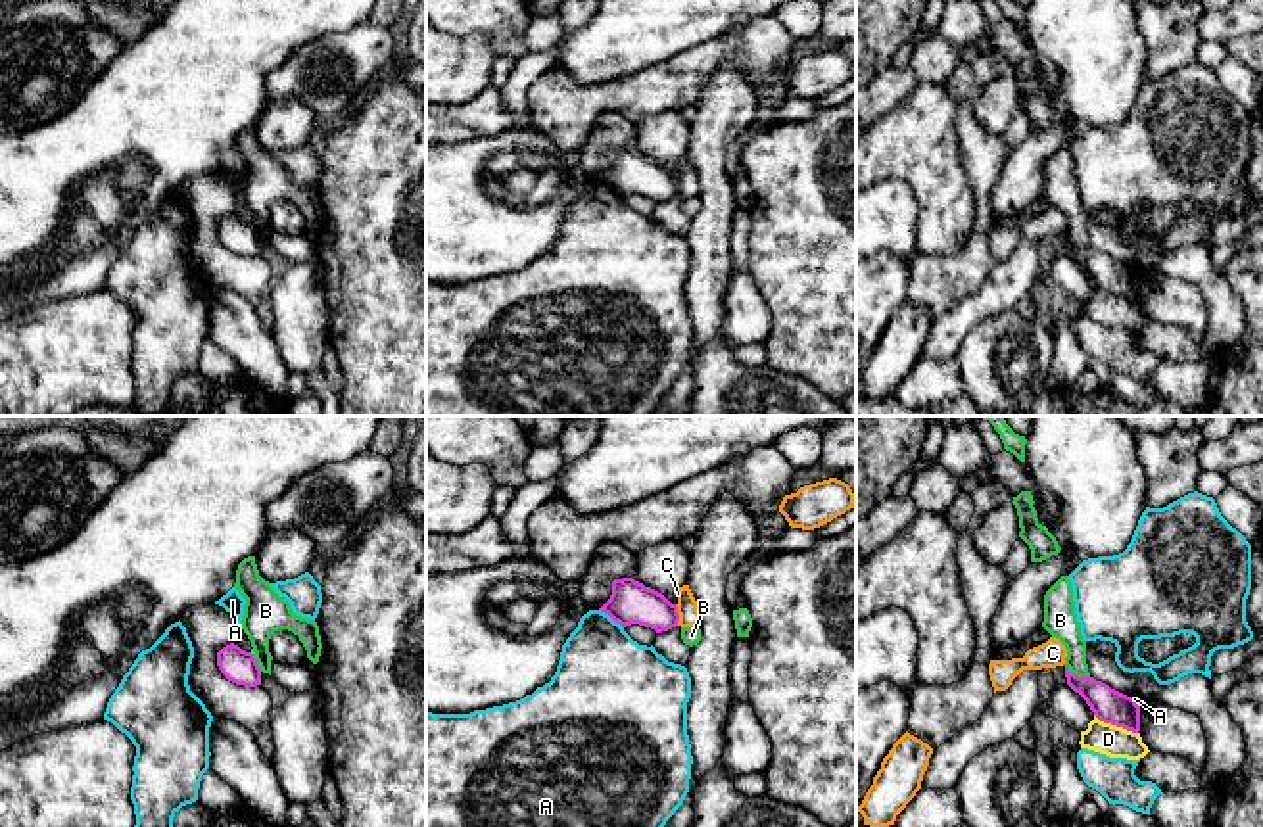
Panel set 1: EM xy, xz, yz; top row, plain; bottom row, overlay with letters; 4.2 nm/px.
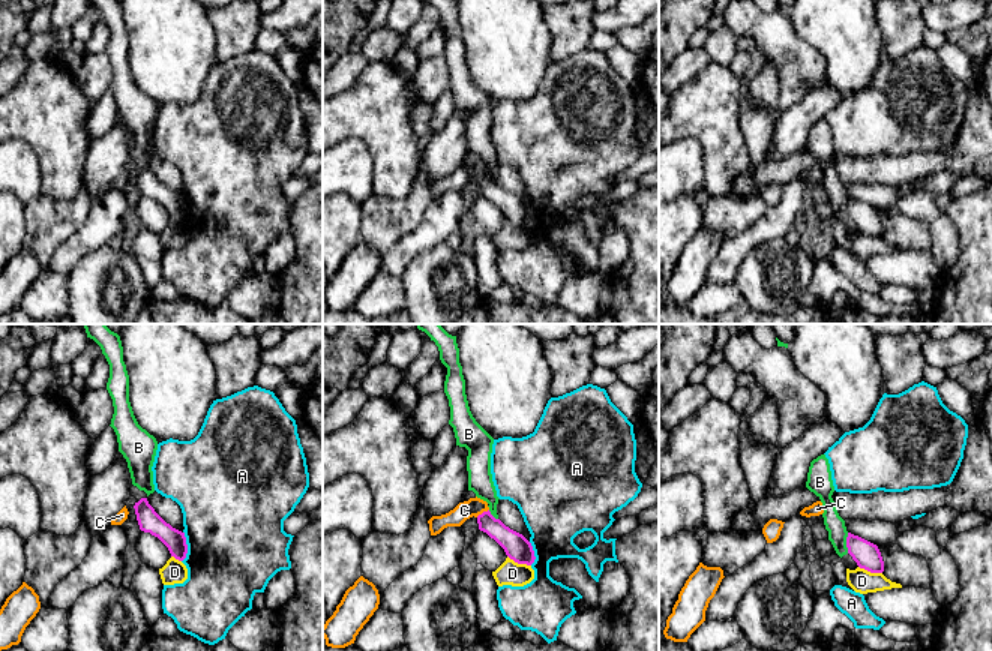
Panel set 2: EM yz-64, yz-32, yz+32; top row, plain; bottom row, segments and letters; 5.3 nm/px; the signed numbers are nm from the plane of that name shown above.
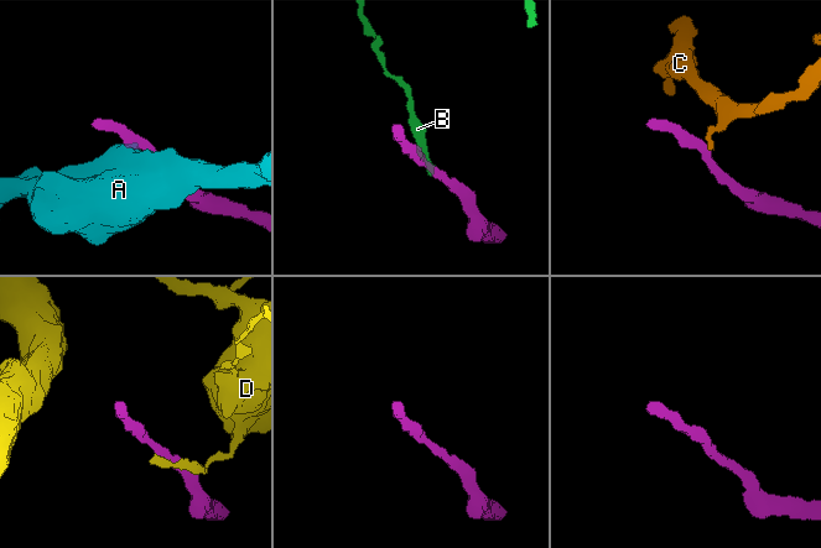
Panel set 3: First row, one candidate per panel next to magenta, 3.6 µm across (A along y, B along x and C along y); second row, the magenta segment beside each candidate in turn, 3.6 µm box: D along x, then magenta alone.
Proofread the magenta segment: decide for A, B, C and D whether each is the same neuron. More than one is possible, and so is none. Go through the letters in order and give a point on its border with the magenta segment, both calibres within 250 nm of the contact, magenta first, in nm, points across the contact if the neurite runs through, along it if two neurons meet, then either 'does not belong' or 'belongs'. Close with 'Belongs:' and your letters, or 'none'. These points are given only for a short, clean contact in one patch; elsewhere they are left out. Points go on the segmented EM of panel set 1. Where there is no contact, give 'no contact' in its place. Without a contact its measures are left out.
A: meets magenta in xz at (611, 616); 180 nm thick on the magenta side, 380 nm on the other; does not belong
B: meets magenta in yz at (1077, 676); 140 nm thick on the magenta side, 140 nm on the other; does not belong
C: meets magenta in xz at (678, 614); 180 nm thick on the magenta side, 90 nm on the other; border along xz (674, 605), (678, 624); does not belong
D: meets magenta in yz at (1116, 724); 140 nm thick on the magenta side, 130 nm on the other; does not belong
Belongs: none

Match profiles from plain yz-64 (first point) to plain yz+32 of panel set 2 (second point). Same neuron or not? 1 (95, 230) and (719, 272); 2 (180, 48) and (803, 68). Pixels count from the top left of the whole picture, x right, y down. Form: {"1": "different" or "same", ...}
{"1": "same", "2": "different"}

